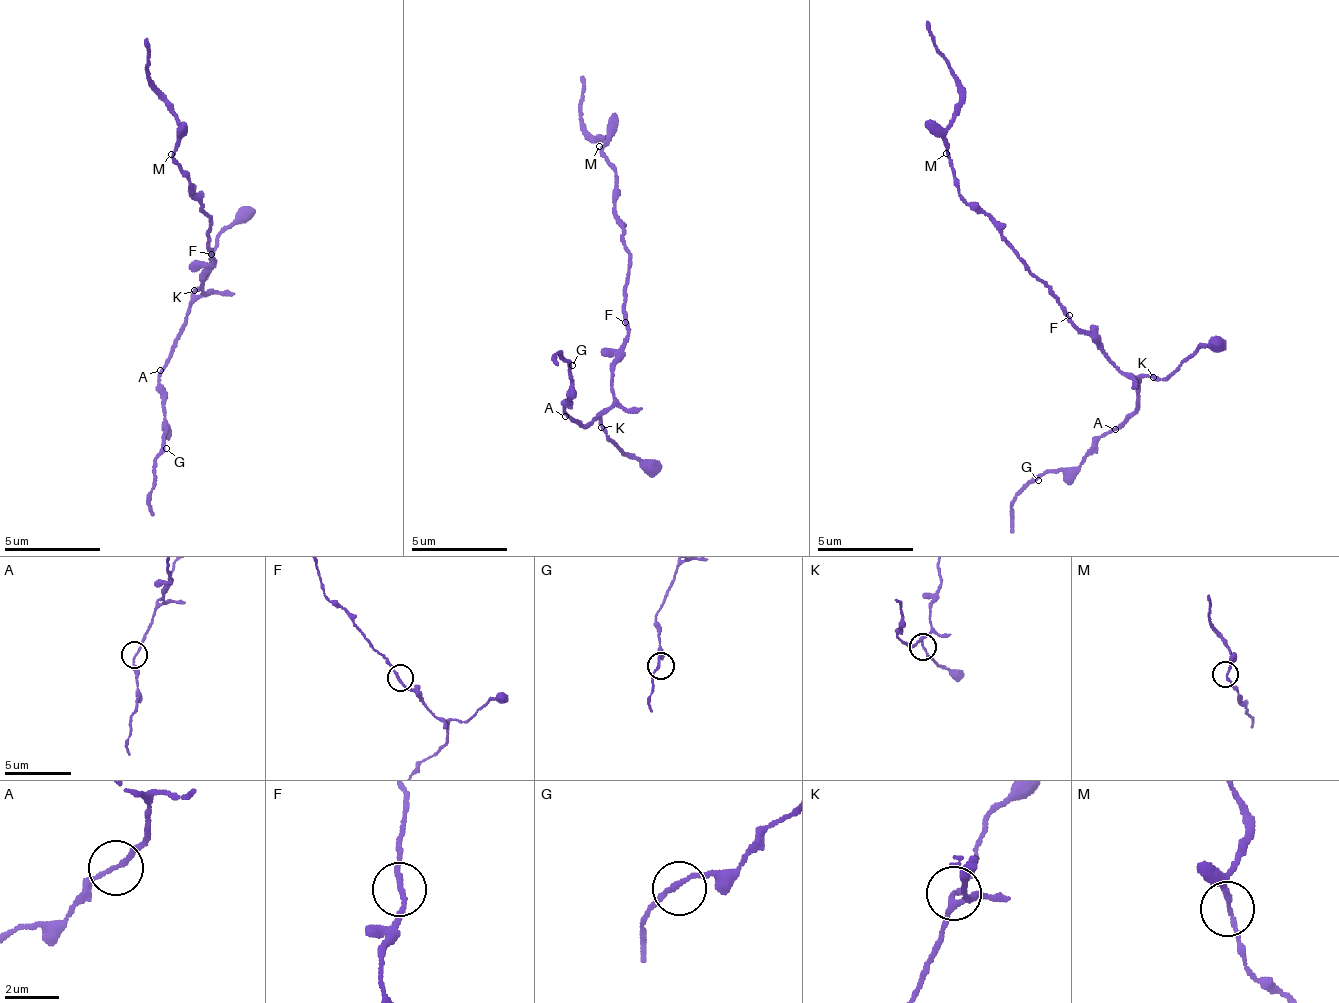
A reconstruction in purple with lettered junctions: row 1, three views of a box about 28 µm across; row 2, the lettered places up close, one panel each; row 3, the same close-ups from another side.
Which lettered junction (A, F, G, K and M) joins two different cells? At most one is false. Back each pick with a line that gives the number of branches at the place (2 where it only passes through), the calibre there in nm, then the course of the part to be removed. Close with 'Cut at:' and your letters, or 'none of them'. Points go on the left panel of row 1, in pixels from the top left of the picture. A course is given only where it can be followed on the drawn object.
Cut at: none of them

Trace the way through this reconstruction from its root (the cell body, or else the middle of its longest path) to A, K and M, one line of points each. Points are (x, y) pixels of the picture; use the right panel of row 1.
A: (1064, 315), (1093, 340), (1093, 345), (1137, 380), (1138, 415), (1115, 429)
K: (1064, 315), (1122, 370), (1137, 376), (1152, 376)
M: (1064, 315), (1060, 297), (964, 196), (946, 153)

